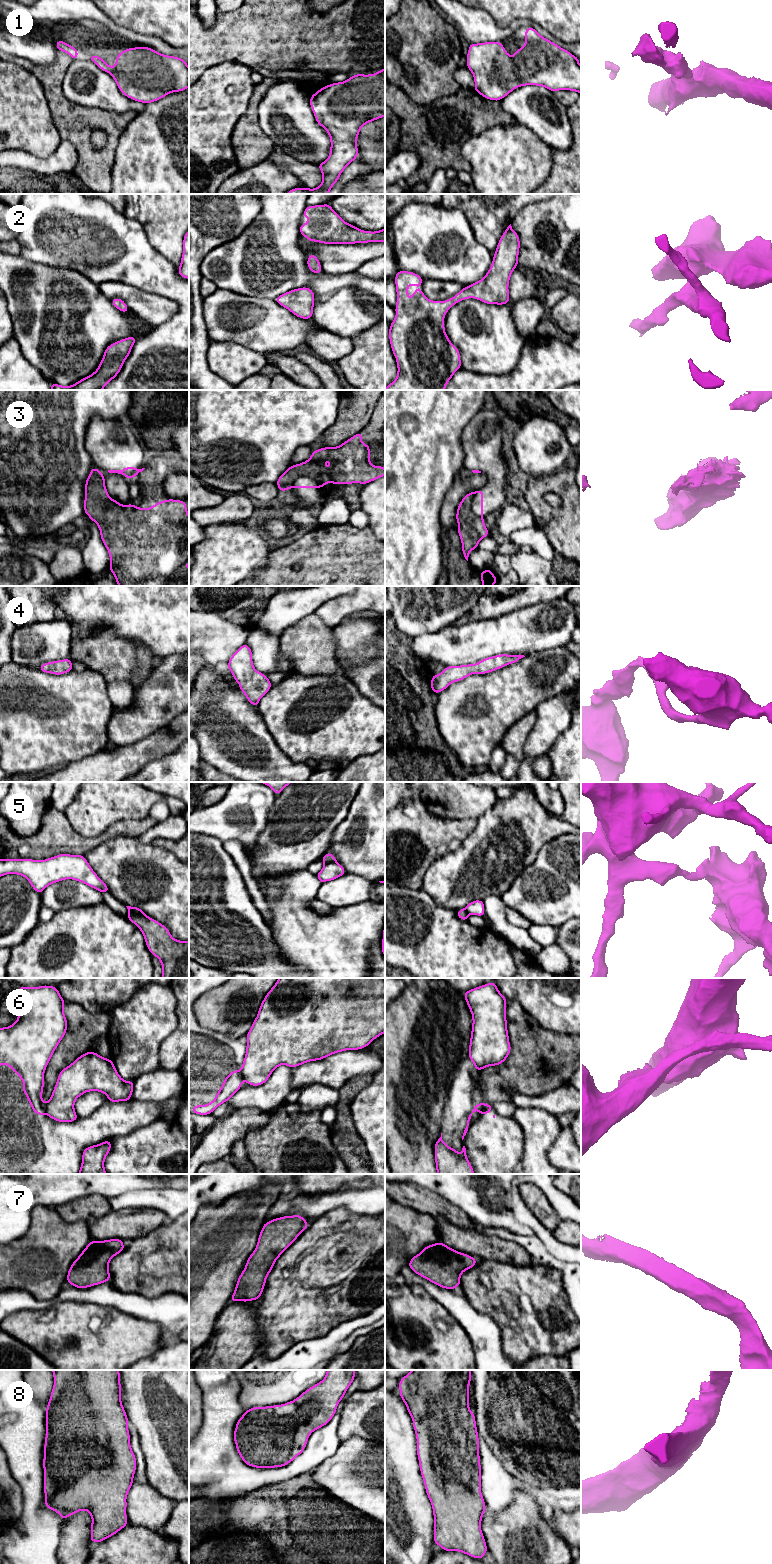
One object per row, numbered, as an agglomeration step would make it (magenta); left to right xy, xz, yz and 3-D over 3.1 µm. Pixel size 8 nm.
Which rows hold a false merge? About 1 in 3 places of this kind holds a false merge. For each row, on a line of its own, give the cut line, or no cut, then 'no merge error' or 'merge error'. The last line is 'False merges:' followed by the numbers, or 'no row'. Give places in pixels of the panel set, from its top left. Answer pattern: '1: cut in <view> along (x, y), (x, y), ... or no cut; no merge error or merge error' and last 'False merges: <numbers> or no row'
1: no cut; no merge error
2: no cut; no merge error
3: cut in xz along (323, 485), (309, 477), (299, 477), (290, 487); merge error
4: no cut; no merge error
5: cut in xy along (128, 911), (143, 914); merge error
6: cut in xy along (44, 1103), (47, 1113); merge error
7: no cut; no merge error
8: no cut; no merge error
False merges: 3, 5, 6

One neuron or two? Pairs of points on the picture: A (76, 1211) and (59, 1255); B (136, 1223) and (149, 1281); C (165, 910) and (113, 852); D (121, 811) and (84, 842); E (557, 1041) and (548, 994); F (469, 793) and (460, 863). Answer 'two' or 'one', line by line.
A: two
B: two
C: one
D: two
E: two
F: two

